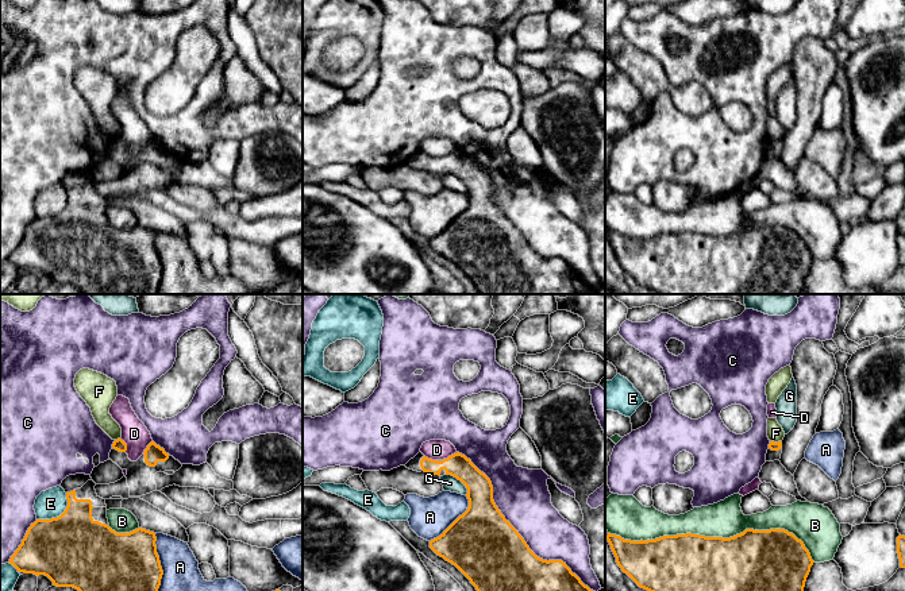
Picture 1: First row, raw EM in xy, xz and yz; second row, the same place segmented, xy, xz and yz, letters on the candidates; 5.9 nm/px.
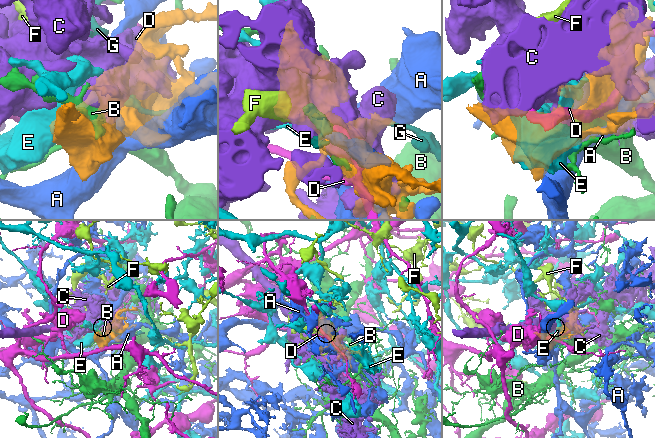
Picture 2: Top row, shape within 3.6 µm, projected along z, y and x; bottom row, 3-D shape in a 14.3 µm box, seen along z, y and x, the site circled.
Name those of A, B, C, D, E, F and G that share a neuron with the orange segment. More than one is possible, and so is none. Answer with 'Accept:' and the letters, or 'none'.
Accept: none

